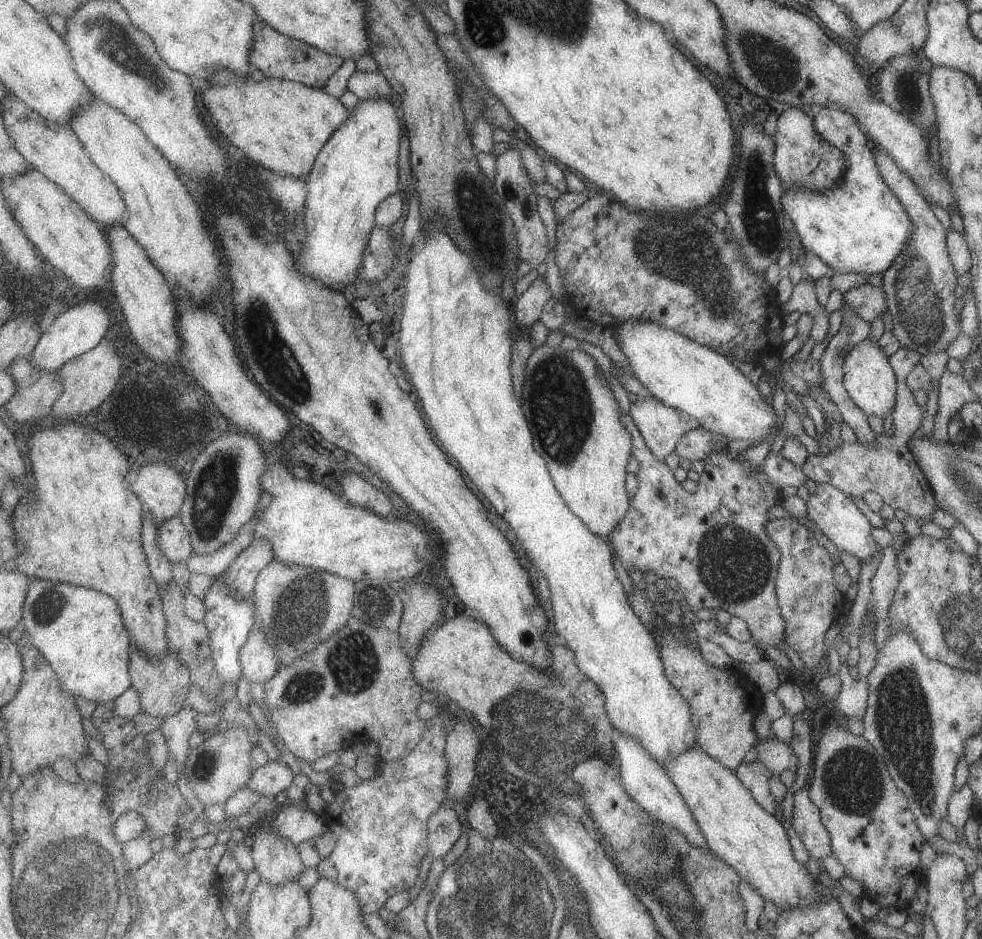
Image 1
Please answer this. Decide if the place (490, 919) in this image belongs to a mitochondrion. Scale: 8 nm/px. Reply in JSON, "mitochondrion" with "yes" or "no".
{"mitochondrion":"yes"}

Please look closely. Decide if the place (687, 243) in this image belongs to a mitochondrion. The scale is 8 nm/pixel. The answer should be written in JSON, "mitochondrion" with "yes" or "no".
{"mitochondrion":"yes"}

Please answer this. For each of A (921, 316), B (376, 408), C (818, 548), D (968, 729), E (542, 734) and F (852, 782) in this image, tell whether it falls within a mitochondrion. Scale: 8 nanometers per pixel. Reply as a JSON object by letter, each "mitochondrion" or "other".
{"A":"mitochondrion","B":"other","C":"other","D":"other","E":"mitochondrion","F":"mitochondrion"}

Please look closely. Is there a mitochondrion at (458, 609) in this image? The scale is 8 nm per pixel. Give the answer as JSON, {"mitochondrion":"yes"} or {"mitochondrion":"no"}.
{"mitochondrion":"no"}

